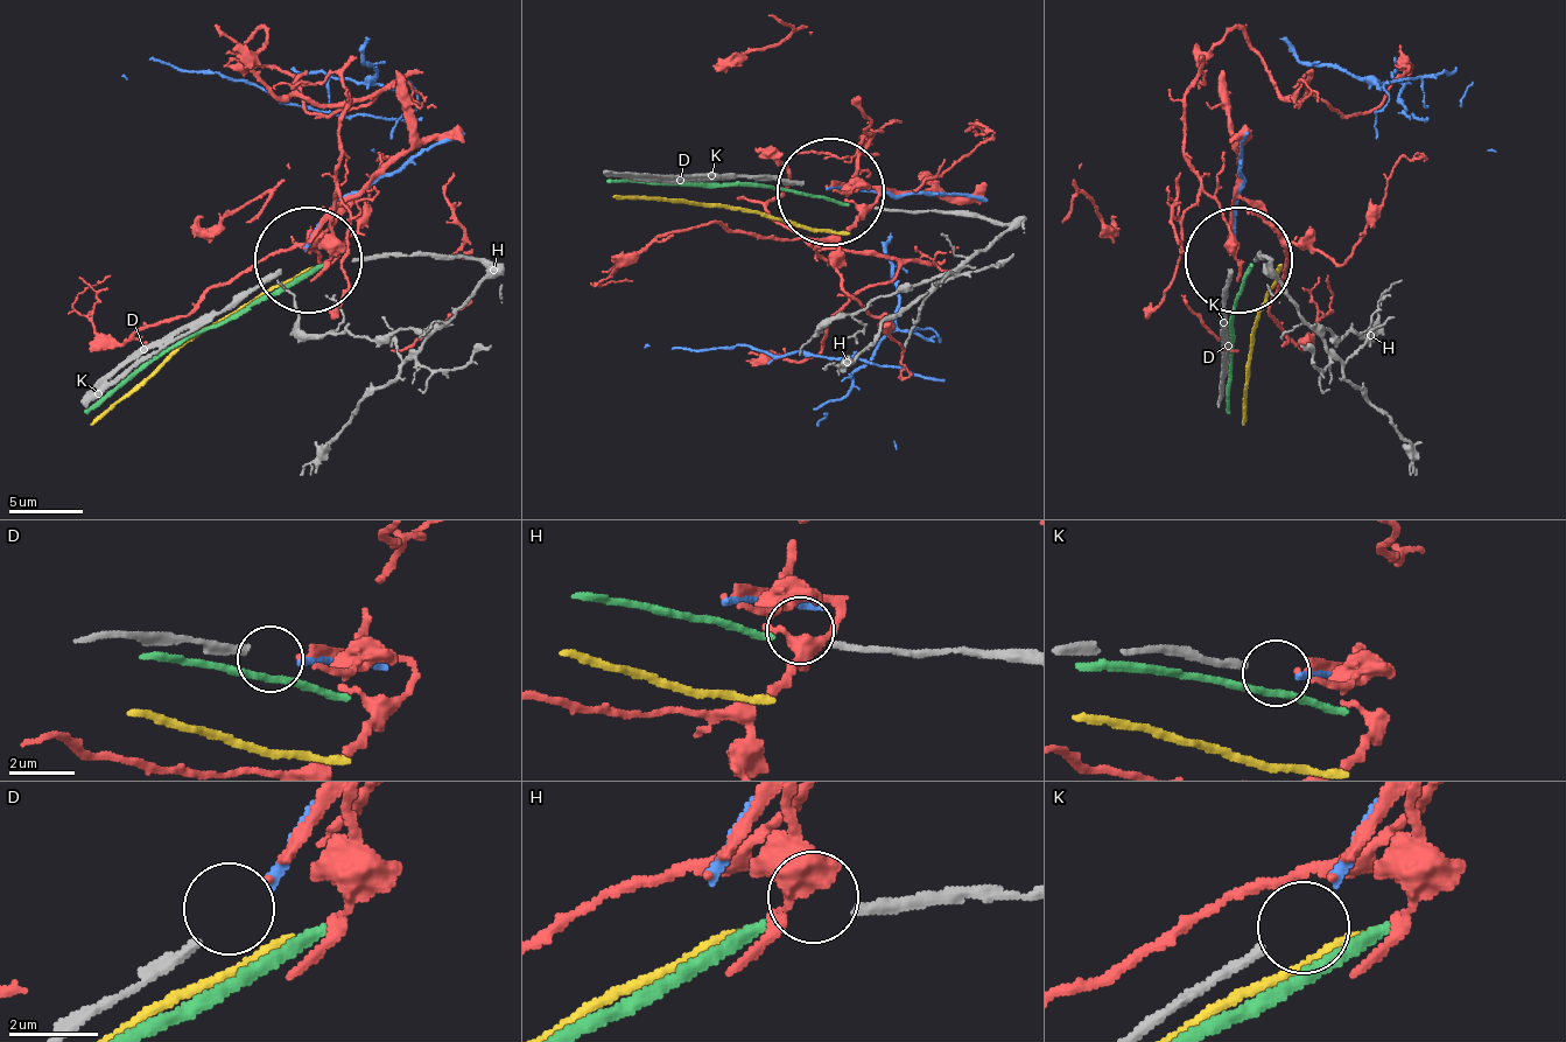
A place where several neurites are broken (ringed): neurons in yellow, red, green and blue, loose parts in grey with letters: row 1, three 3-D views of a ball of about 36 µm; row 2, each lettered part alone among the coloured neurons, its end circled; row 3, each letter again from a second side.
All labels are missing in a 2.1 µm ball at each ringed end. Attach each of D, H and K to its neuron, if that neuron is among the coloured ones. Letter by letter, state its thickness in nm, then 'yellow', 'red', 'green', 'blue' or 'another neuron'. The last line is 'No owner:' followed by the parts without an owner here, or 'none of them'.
D: 220 nm | red
H: 240 nm | green
K: 200 nm | blue
No owner: none of them

